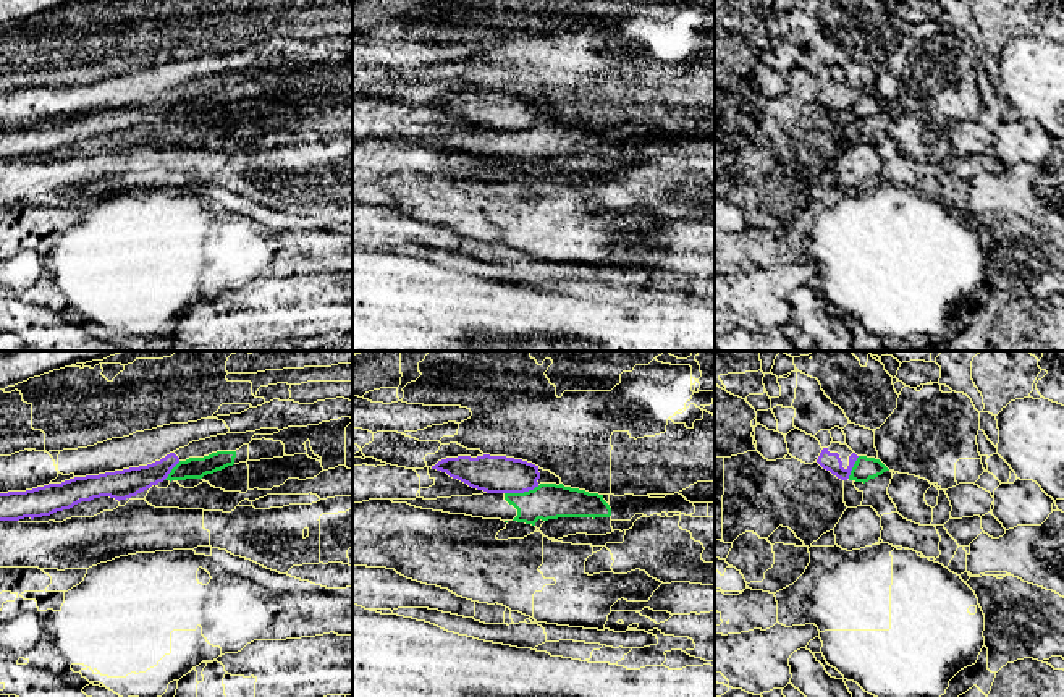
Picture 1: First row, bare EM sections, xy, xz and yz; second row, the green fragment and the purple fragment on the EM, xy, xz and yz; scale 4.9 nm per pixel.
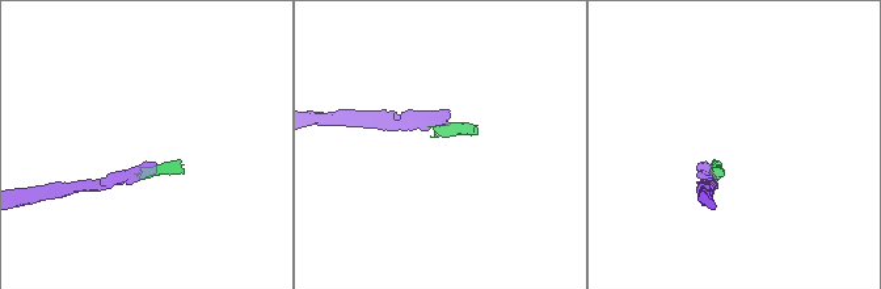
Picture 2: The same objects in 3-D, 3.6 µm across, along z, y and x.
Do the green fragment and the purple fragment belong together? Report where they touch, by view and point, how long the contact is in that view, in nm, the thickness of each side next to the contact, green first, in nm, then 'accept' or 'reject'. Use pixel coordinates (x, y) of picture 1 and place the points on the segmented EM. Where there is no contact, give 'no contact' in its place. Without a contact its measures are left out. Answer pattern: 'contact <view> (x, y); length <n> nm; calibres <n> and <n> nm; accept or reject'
contact xz (521, 494); length 180 nm; calibres 180 and 190 nm; reject

